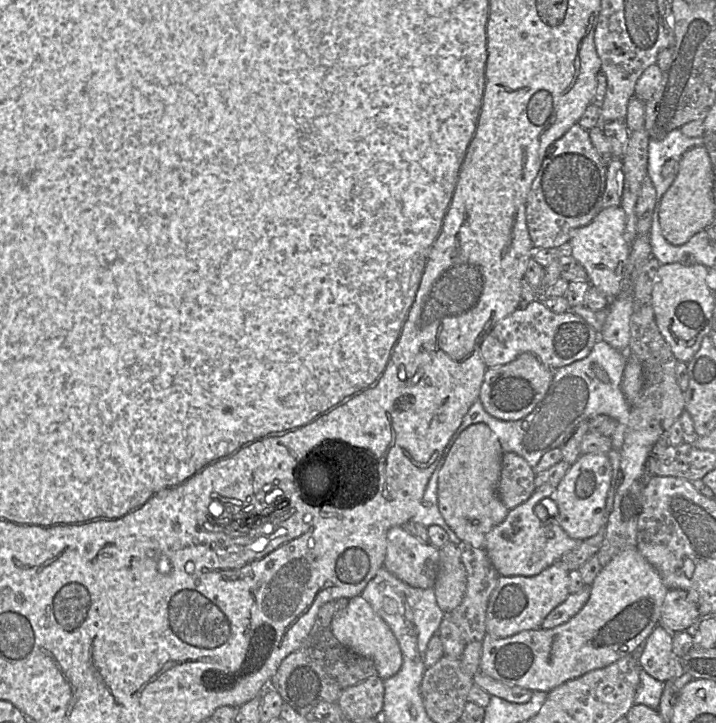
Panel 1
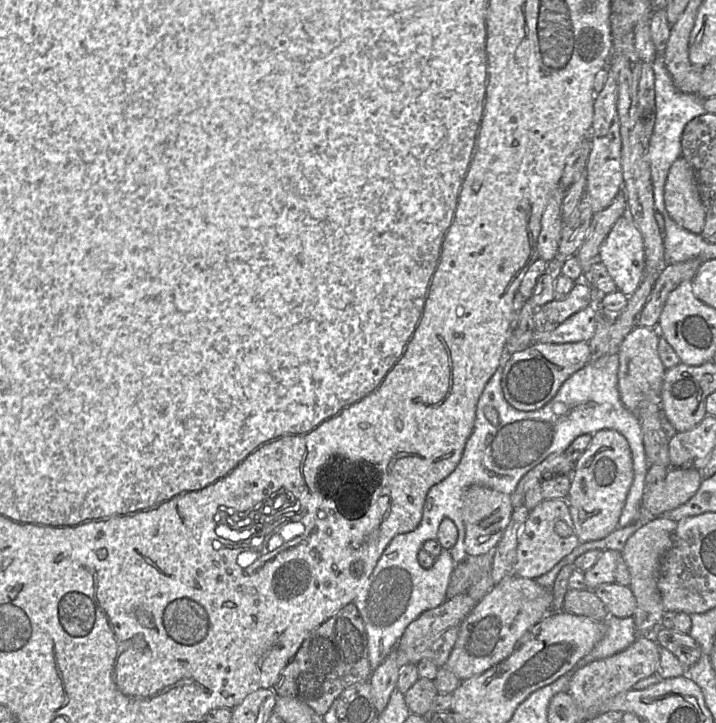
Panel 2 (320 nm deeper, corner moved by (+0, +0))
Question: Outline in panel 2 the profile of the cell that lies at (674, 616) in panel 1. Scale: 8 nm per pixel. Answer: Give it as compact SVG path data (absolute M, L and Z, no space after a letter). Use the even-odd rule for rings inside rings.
M616 582L605 583L592 590L606 606L609 616L618 618L632 617L636 608L636 599L629 586Z

